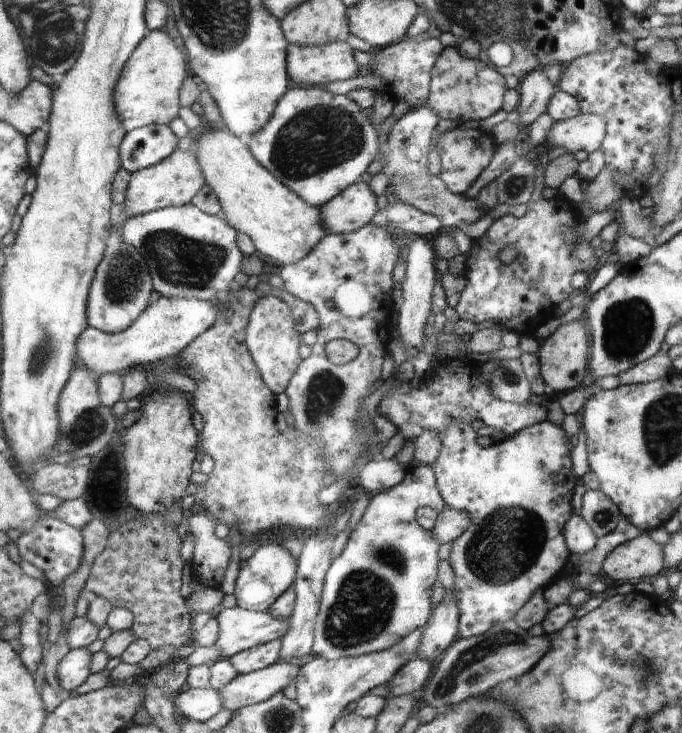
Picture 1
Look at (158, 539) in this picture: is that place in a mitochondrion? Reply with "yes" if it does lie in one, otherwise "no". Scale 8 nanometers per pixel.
yes

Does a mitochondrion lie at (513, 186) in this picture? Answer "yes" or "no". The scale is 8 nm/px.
yes

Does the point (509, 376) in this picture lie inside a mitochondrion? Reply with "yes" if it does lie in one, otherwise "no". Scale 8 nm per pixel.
yes

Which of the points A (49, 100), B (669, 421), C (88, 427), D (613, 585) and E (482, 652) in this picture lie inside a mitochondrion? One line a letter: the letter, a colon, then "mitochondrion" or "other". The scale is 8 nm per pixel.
A: other
B: mitochondrion
C: mitochondrion
D: other
E: mitochondrion

